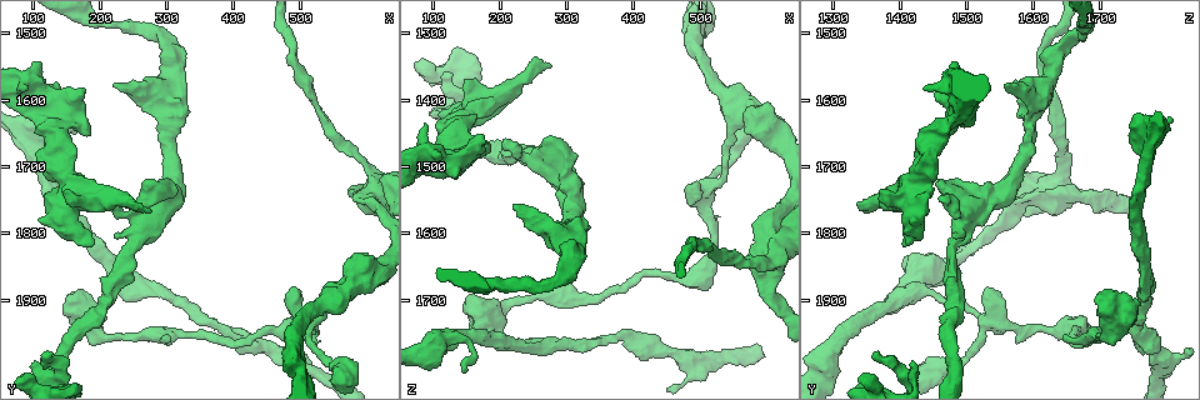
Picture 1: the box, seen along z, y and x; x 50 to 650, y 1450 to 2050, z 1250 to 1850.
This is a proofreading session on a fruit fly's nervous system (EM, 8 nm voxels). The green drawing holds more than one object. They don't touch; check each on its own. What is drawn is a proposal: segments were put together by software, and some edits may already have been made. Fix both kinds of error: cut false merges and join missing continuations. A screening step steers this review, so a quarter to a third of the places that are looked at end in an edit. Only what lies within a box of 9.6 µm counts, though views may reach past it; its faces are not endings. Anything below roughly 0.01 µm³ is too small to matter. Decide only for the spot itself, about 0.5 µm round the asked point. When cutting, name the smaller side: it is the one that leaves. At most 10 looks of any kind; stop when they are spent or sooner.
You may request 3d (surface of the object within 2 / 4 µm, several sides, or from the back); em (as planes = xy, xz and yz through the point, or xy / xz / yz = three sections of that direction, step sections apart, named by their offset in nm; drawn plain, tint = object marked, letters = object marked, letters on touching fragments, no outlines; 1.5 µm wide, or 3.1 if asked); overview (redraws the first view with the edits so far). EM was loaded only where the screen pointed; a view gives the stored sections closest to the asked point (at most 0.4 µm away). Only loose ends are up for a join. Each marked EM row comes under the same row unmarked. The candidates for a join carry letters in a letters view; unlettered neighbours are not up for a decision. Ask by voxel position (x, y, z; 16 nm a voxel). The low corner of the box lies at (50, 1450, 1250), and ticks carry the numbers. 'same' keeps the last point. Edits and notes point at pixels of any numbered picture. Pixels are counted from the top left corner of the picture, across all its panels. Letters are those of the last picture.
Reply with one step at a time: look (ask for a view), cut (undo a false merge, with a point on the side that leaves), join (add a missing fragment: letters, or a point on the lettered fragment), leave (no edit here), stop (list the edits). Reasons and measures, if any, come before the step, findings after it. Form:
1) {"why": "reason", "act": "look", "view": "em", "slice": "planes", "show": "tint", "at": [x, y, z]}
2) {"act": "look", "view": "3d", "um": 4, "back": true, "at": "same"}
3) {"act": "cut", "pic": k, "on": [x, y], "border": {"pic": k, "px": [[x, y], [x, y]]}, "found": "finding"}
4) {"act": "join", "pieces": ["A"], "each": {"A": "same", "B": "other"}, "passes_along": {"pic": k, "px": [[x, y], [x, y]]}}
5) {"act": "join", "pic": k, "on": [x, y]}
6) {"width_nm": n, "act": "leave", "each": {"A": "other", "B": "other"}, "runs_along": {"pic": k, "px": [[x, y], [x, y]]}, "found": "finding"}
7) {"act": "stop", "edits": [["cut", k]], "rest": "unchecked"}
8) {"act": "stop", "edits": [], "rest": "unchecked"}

{"why": "an open end", "act": "look", "view": "em", "slice": "xz", "step": 4, "show": "tint", "at": [145, 1620, 1810]}

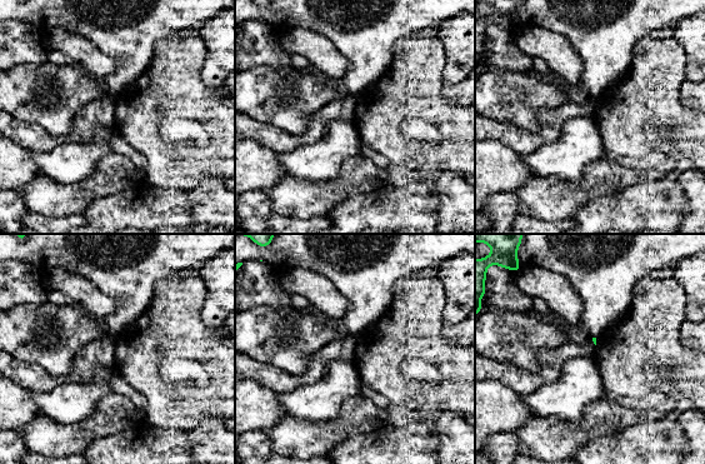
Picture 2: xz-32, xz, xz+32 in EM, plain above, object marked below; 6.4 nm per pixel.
{"act": "look", "view": "em", "slice": "planes", "show": "letters", "at": "same"}

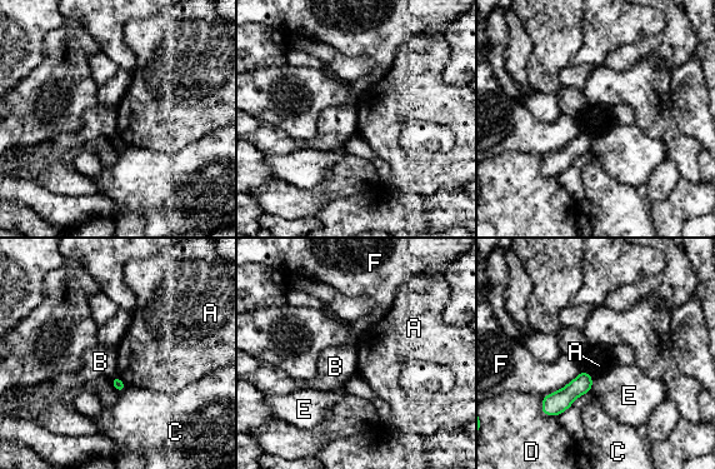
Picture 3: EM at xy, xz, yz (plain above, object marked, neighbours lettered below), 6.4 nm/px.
{"act": "leave", "each": {"A": "other", "B": "other", "C": "other", "D": "other", "E": "other", "F": "other"}, "border": {"pic": 3, "px": [[583, 370], [589, 373]]}, "found": "no lettered fragment goes on from it"}

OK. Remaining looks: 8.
{"why": "free end", "act": "look", "view": "em", "slice": "planes", "show": "letters", "at": [155, 1900, 1695]}

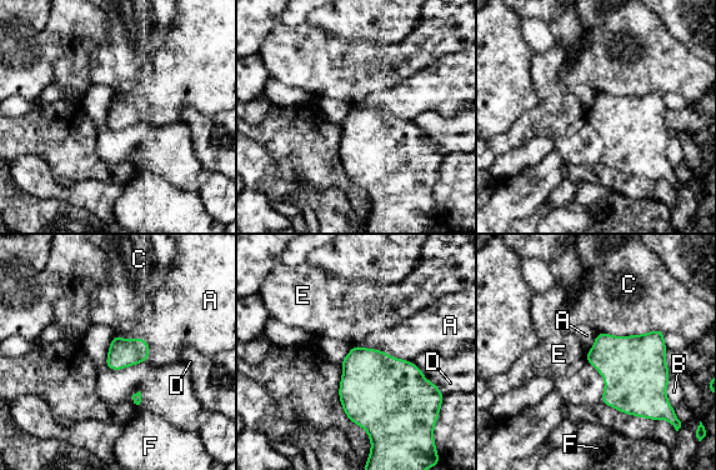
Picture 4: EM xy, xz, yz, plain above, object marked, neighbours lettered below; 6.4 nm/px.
{"act": "leave", "each": {"A": "other", "B": "other", "C": "other", "D": "other", "E": "other", "F": "other"}, "border": {"pic": 4, "px": [[354, 344], [380, 349], [411, 361]]}, "found": "no lettered fragment goes on from it"}

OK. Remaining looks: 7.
{"why": "sudden change in width", "act": "look", "view": "3d", "um": 2, "at": [390, 1945, 1755]}

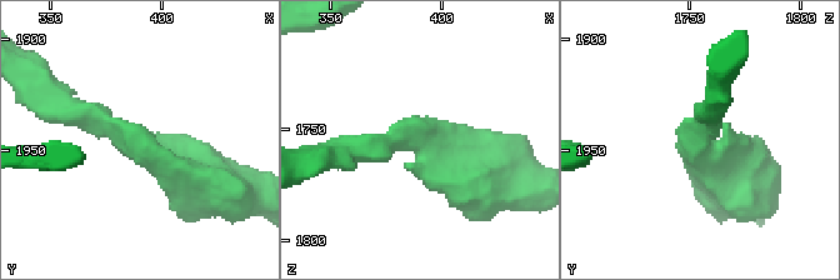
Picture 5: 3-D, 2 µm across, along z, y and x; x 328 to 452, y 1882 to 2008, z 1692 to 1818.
{"arm_widths_nm": [190, 380], "act": "look", "view": "em", "slice": "yz", "step": 8, "show": "tint", "at": [390, 1951, 1756]}

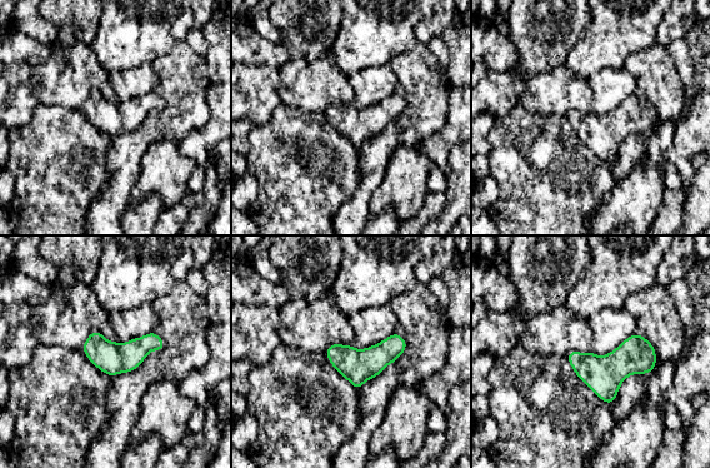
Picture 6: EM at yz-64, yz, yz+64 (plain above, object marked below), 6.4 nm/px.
{"why": "another direction", "act": "look", "view": "em", "slice": "planes", "show": "letters", "at": "same"}

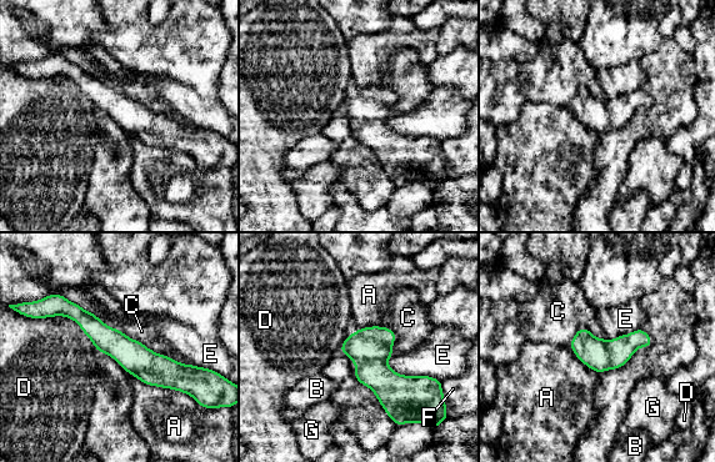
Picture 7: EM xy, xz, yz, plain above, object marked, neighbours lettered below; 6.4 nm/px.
{"longest_contact_nm": ["C", 500], "act": "leave", "each": {"A": "other", "B": "other", "C": "other", "D": "other", "E": "other", "F": "other", "G": "other"}, "found": "continuous, no second neuron"}

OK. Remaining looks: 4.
{"why": "free end", "act": "look", "view": "3d", "um": 2, "at": [225, 1575, 1555]}

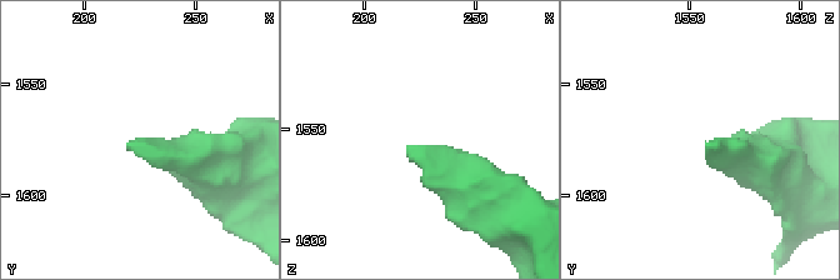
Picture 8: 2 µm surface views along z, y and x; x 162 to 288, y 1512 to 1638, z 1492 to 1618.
{"why": "need the tissue", "act": "look", "view": "em", "slice": "xz", "step": 8, "show": "tint", "at": [219, 1577, 1557]}

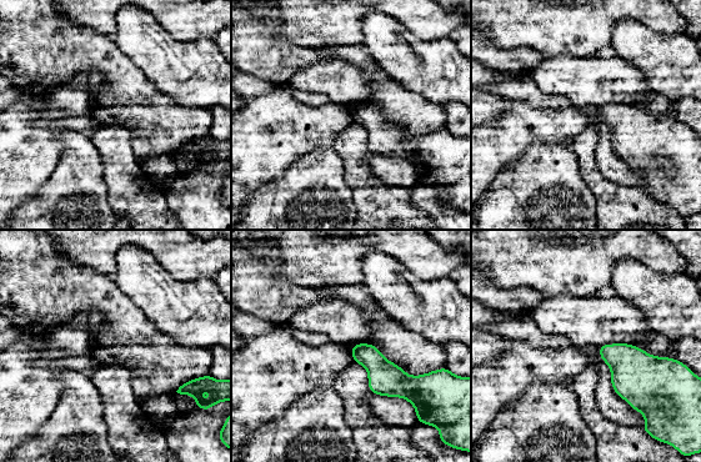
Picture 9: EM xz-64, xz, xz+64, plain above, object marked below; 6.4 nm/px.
{"act": "look", "view": "em", "slice": "planes", "show": "letters", "at": "same"}

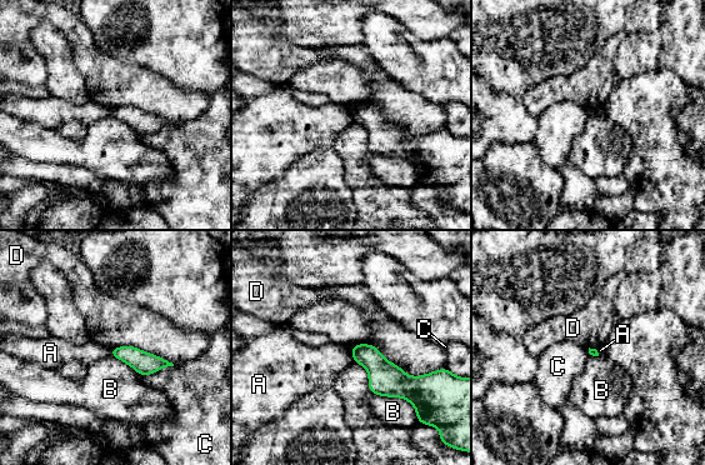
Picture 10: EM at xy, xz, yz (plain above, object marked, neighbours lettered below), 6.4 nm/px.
{"longest_contact_nm": ["D", 400], "act": "leave", "each": {"A": "other", "B": "other", "C": "other", "D": "other"}, "border": {"pic": 10, "px": [[174, 365], [168, 365], [141, 376]]}, "found": "no lettered fragment goes on from it"}

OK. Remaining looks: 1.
{"act": "stop", "edits": [], "rest": "unchecked"}

